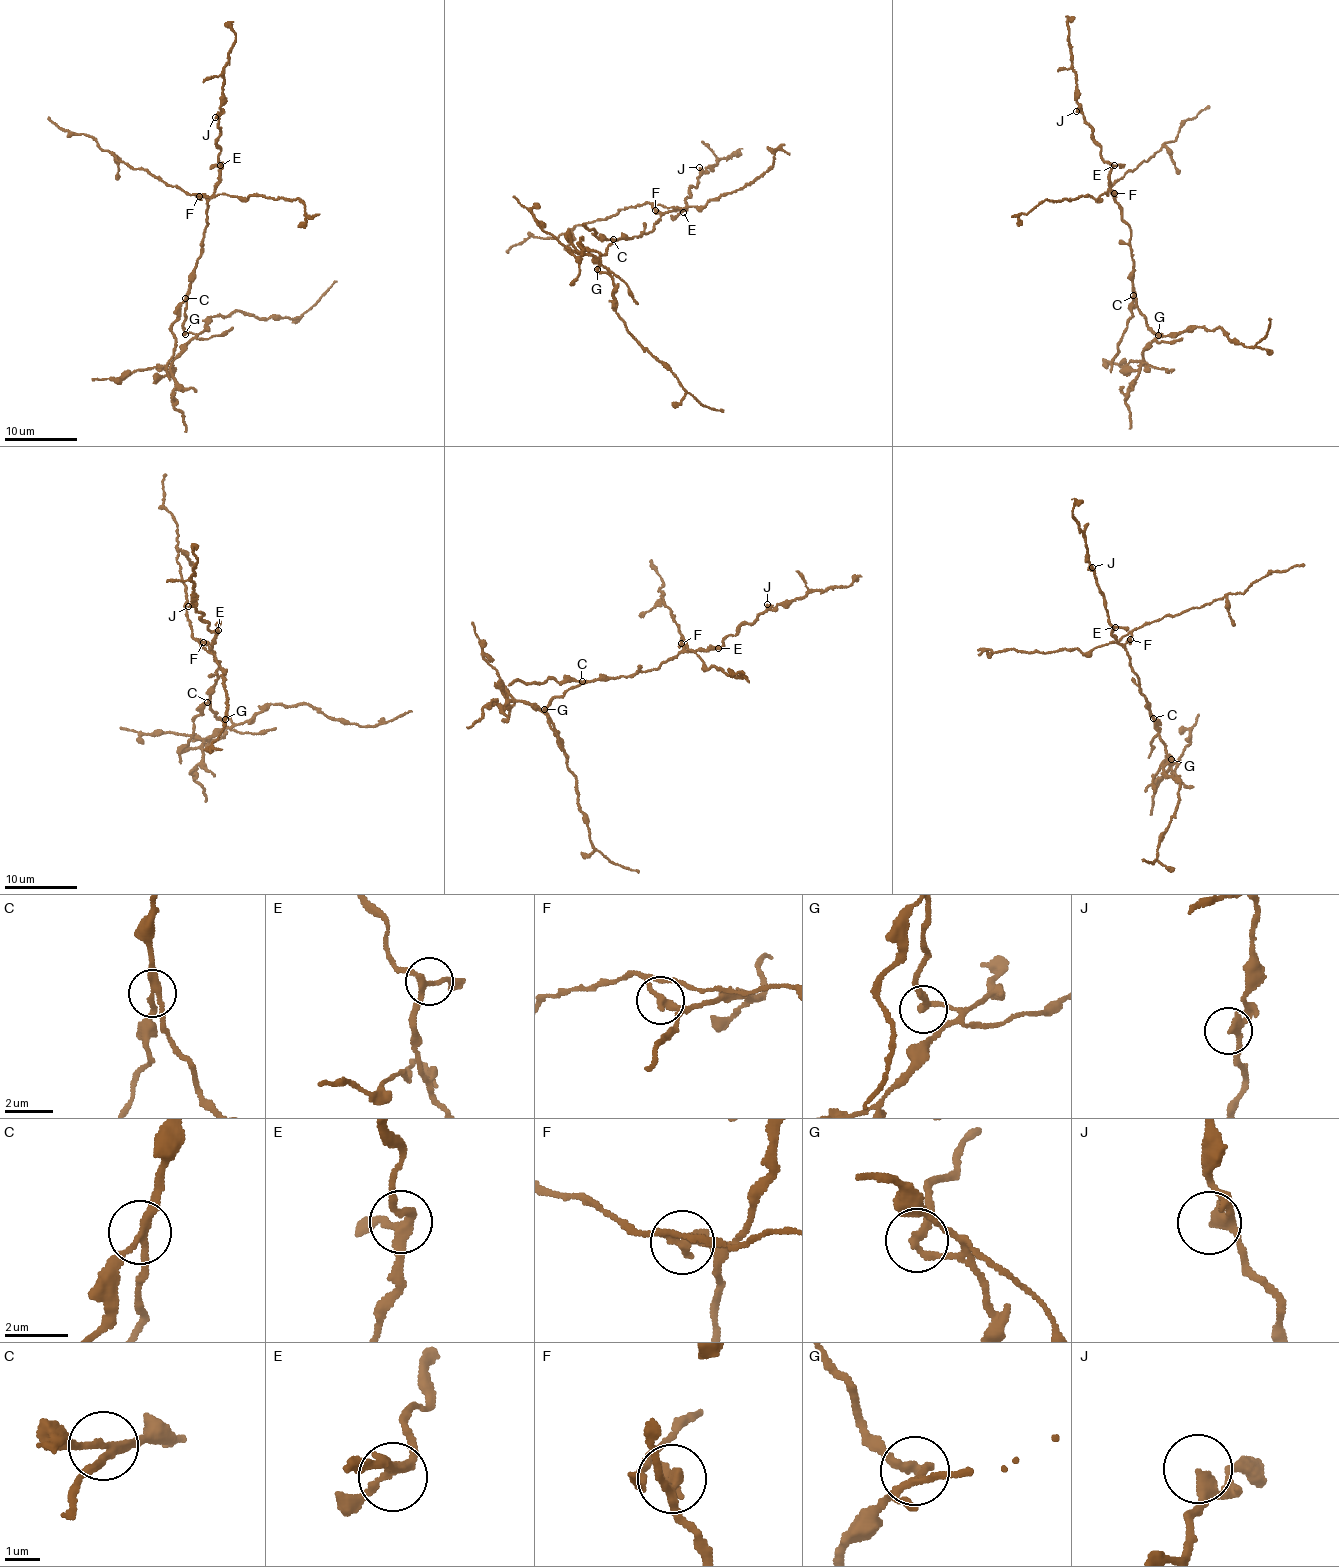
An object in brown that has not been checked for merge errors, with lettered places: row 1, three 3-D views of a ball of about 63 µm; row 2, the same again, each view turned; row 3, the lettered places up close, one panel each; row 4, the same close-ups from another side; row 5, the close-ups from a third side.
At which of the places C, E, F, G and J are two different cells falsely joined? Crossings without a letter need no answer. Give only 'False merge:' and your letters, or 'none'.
False merge: C, F, G

